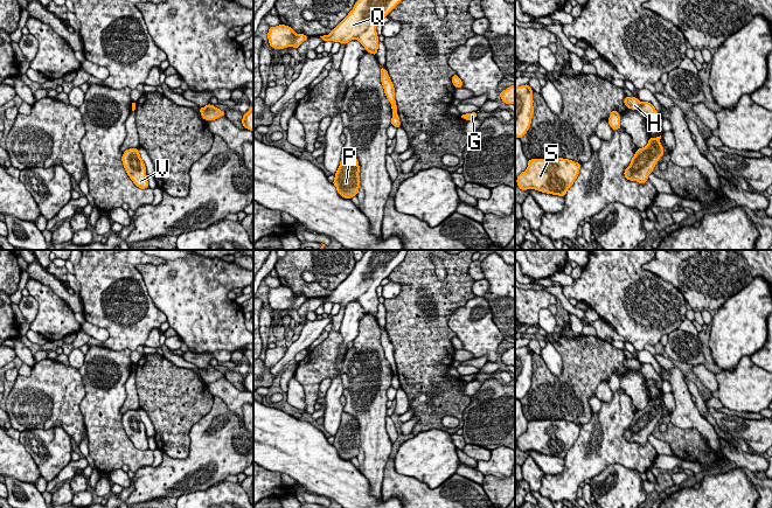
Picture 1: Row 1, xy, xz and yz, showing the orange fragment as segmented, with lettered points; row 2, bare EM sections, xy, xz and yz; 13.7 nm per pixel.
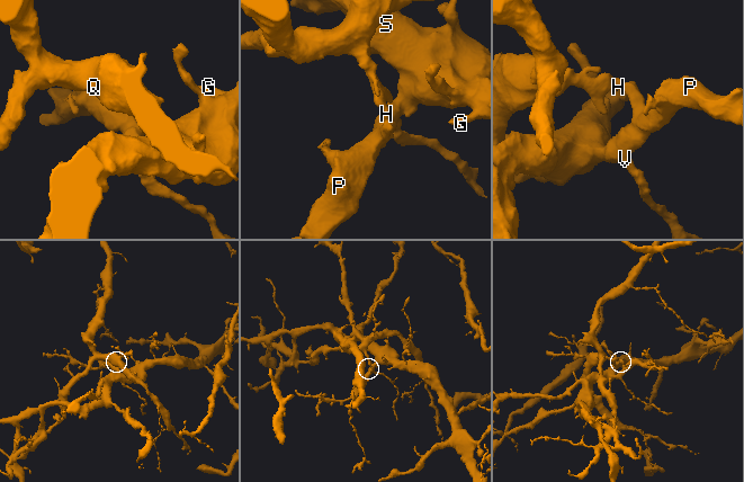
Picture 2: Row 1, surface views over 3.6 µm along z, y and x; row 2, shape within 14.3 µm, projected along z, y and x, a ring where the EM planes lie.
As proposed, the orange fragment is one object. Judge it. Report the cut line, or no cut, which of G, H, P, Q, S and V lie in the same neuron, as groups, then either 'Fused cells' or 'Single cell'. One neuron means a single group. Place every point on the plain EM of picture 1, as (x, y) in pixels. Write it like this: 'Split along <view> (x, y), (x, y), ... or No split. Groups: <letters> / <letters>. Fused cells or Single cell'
Split along yz (641, 364), (639, 370). Groups: G P S V / H Q. Fused cells

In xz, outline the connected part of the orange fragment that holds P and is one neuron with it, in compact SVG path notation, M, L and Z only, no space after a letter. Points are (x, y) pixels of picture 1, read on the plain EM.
M342 412L340 427L334 436L335 439L333 443L340 458L350 461L357 457L360 450L359 434L357 419L347 412Z

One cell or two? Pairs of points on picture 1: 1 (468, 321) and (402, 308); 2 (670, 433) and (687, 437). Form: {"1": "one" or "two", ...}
{"1": "two", "2": "one"}

